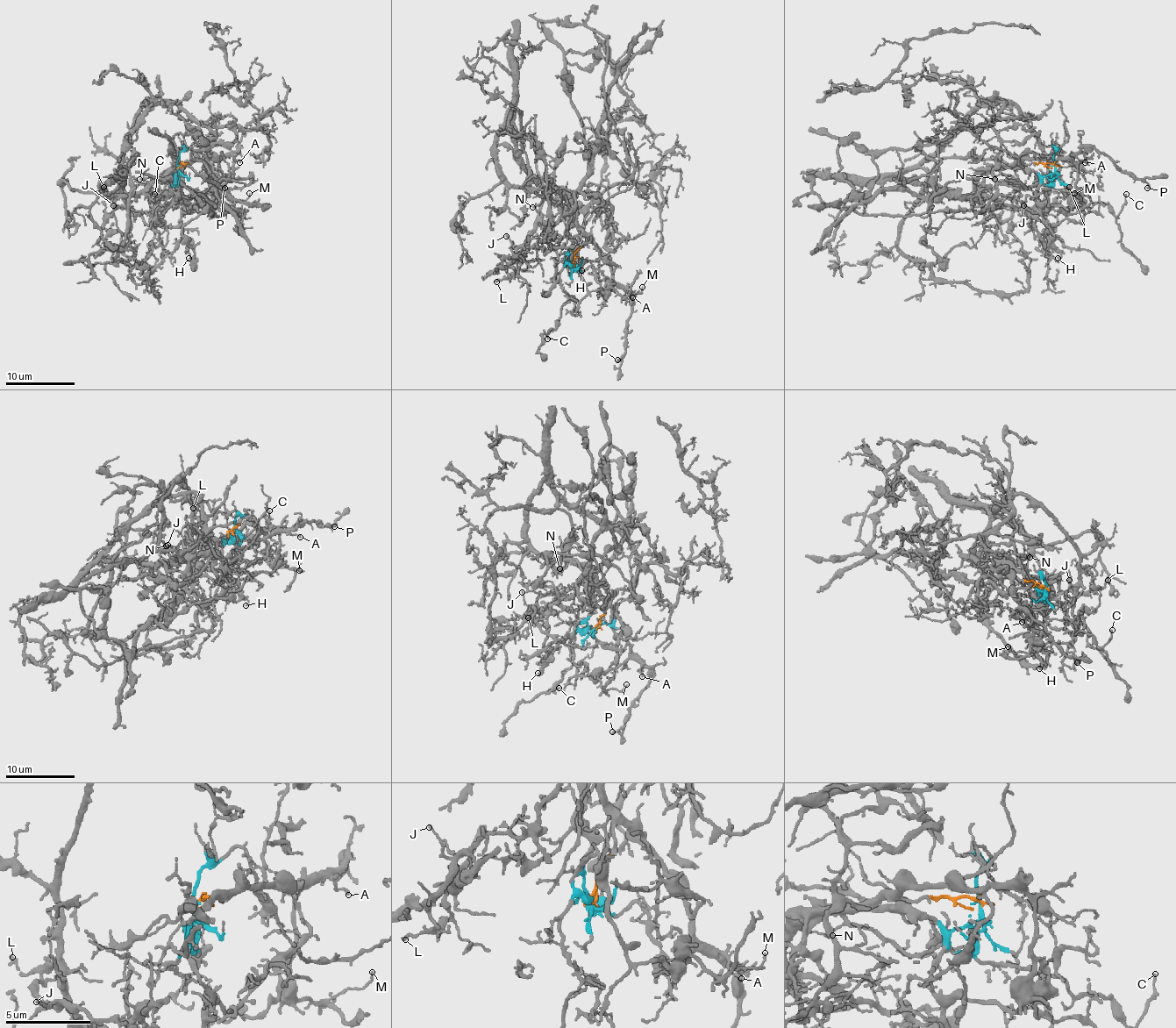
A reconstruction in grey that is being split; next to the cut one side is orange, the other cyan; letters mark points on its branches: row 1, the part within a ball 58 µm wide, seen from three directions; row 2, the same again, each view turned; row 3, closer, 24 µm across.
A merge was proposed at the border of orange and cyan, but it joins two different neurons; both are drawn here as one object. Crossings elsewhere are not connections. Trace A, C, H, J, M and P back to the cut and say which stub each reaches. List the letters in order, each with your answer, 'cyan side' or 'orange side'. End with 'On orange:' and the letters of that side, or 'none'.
A: orange side
C: cyan side
H: cyan side
J: cyan side
M: orange side
P: orange side
On orange: A, M, P

